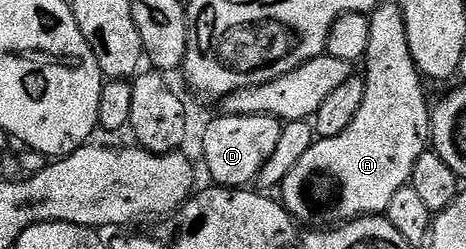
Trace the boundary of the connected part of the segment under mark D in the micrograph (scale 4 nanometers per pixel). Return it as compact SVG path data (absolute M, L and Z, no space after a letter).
M221 113L204 130L204 166L215 185L248 188L257 181L274 150L278 148L282 123L270 116L230 116Z

